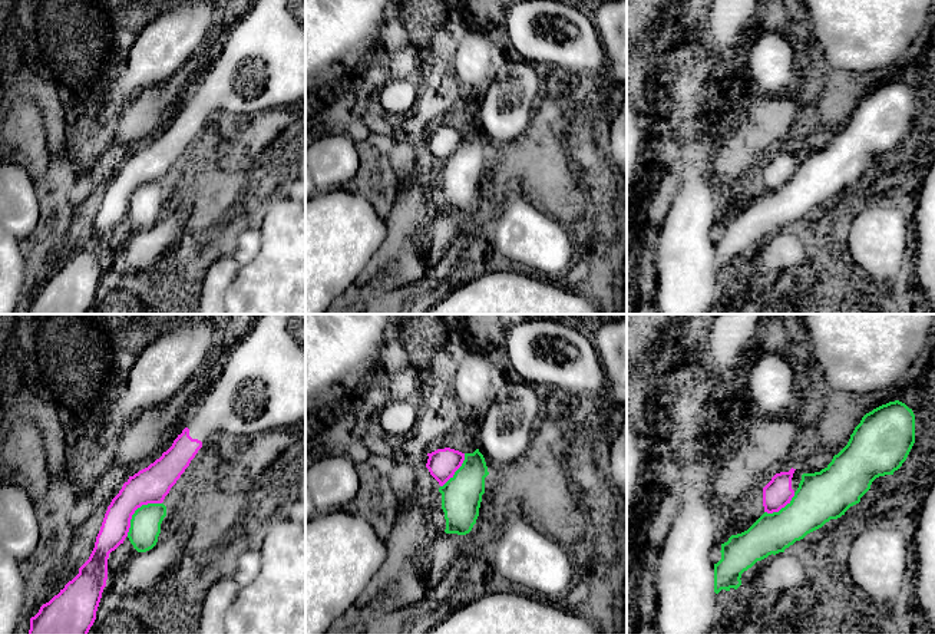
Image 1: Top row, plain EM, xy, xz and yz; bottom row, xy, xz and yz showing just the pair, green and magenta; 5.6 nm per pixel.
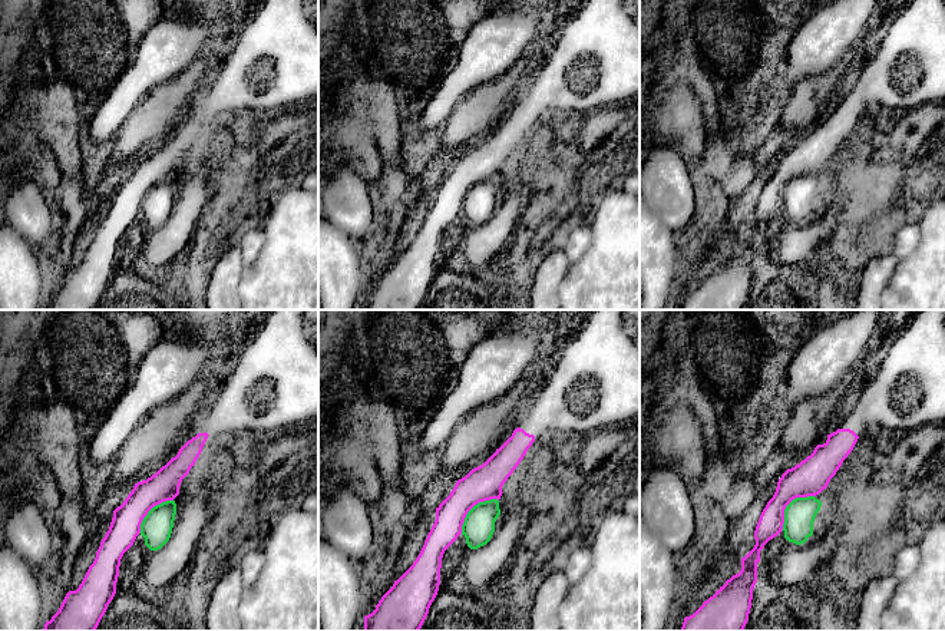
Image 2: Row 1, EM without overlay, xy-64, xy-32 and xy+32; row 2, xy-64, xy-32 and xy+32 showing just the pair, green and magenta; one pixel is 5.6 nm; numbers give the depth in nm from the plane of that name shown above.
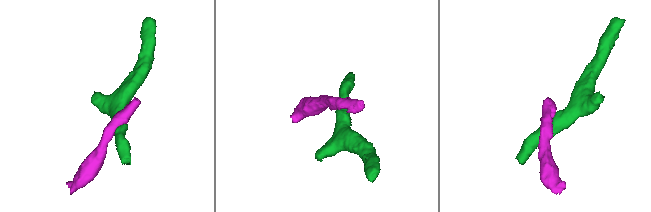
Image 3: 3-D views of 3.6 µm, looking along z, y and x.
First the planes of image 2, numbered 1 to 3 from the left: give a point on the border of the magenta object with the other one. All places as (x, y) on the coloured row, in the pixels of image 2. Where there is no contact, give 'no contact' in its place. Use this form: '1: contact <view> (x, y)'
1: contact xy-64 (151, 509)
2: contact xy-32 (472, 508)
3: contact xy+32 (789, 504)

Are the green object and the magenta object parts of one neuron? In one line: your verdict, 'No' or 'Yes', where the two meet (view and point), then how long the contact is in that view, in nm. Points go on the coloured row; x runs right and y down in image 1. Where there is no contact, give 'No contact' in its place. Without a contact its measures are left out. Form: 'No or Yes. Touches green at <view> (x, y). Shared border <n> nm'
No. Touches green at xy (135, 511). Shared border 280 nm

